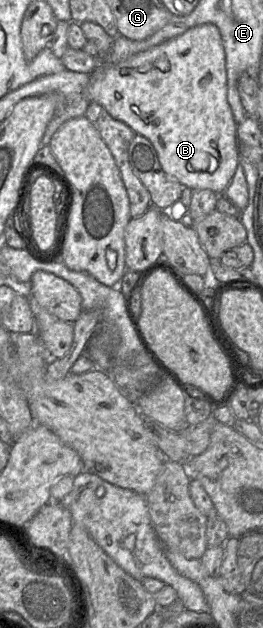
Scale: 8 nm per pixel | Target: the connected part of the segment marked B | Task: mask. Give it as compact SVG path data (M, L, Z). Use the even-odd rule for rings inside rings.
M202 24L188 29L183 34L165 41L149 50L134 54L113 66L97 66L95 75L90 78L85 94L89 101L94 101L105 108L114 118L128 125L135 134L146 137L154 146L162 169L183 186L191 189L210 189L217 194L223 194L230 183L239 163L237 145L237 125L231 107L227 100L226 60L223 41L219 28L214 24Z

